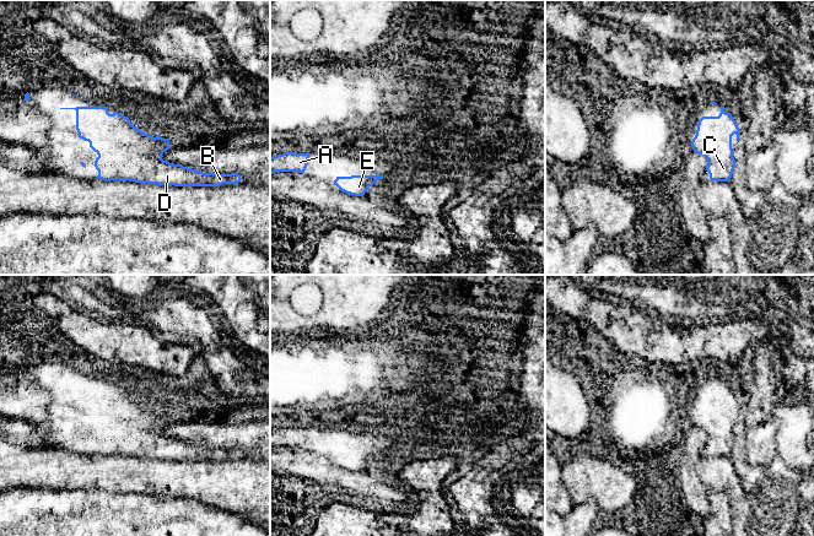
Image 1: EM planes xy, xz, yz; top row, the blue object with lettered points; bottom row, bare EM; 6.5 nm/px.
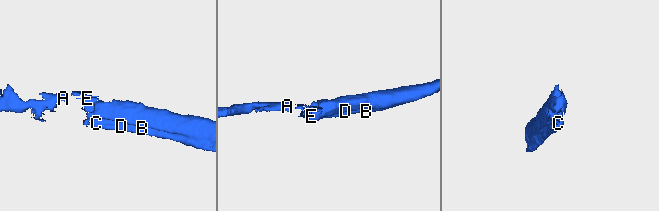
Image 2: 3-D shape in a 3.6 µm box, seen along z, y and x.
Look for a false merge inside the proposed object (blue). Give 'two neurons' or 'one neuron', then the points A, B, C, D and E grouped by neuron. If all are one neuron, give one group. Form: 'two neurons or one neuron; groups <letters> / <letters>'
one neuron; groups A B C D E

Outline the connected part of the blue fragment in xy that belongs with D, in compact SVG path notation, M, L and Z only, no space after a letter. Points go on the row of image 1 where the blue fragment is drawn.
M76 107L60 108L76 110L76 130L79 137L88 141L90 147L98 155L95 167L98 170L98 179L131 180L135 183L149 183L157 185L174 186L219 186L222 184L237 184L241 182L238 173L215 174L203 173L182 164L169 163L162 159L162 155L171 148L169 140L142 132L134 126L128 117L114 112L108 113L108 107Z

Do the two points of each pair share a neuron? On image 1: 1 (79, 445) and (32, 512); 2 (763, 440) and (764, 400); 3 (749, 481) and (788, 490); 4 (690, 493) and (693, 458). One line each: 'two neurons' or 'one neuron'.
1: two neurons
2: one neuron
3: two neurons
4: one neuron

